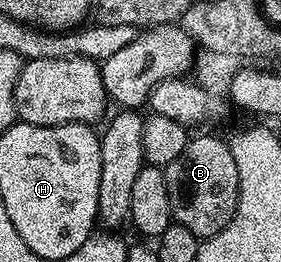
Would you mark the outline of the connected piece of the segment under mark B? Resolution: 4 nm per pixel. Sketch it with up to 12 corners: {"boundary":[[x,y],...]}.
{"boundary":[[219,137],[165,167],[172,218],[206,239],[235,217],[239,176]]}

